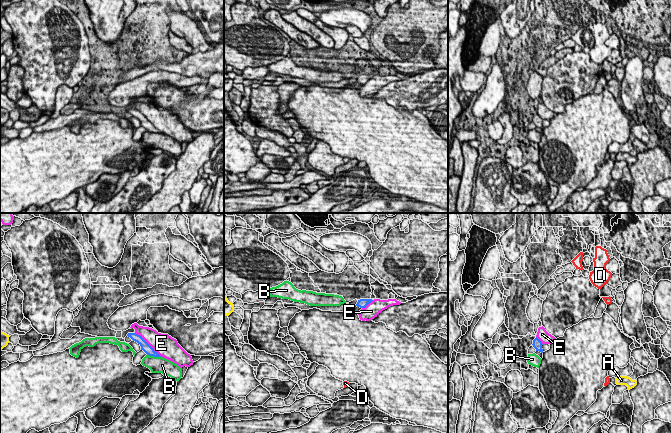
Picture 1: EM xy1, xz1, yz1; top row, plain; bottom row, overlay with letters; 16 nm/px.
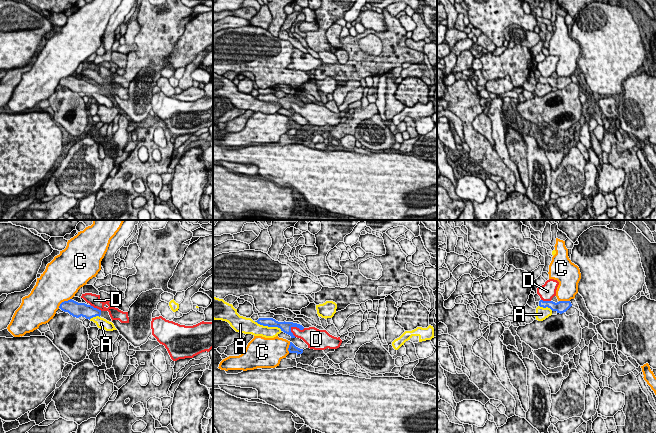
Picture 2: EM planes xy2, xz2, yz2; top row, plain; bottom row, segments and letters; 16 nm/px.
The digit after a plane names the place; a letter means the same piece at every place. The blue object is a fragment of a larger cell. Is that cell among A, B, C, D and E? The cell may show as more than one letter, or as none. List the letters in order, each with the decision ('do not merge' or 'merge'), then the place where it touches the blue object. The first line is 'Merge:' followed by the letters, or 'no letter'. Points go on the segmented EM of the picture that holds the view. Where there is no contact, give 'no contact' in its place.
Merge: no letter
A: do not merge; meets blue in xz2 at (268, 326)
B: do not merge; meets blue in xy1 at (155, 356)
C: do not merge; meets blue in xy2 at (64, 301)
D: do not merge; meets blue in xz2 at (296, 326)
E: do not merge; meets blue in xy1 at (150, 346)

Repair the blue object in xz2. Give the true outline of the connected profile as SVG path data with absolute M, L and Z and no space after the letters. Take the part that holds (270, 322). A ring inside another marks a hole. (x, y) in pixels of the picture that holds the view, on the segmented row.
M259 318L257 321L258 324L263 325L263 326L268 326L268 327L278 327L283 331L284 333L288 334L291 336L291 338L295 338L293 333L291 332L292 327L297 327L300 330L303 330L304 327L300 324L293 323L293 322L278 322L273 318Z

